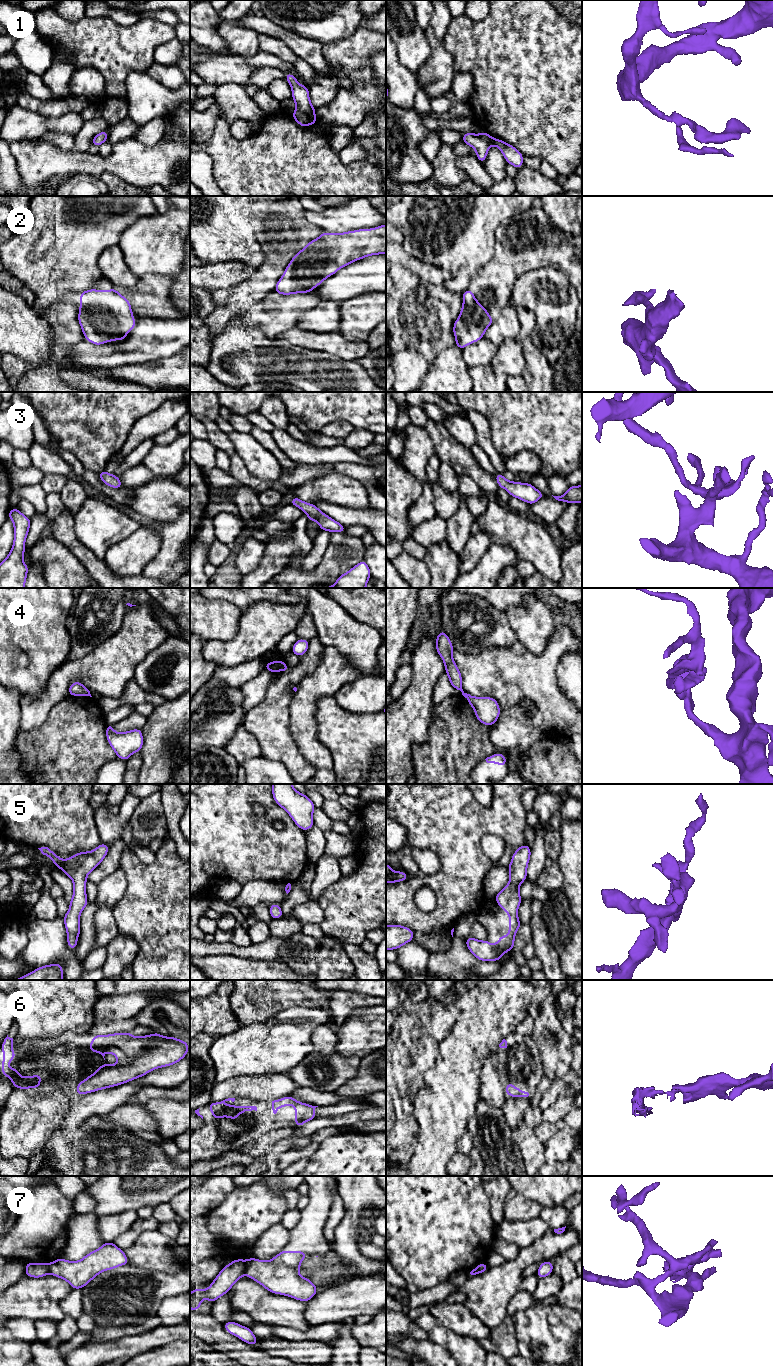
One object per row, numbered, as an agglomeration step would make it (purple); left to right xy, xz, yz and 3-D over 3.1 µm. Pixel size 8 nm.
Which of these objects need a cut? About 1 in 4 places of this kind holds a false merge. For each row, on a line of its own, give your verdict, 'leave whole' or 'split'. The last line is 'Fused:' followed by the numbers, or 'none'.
1: leave whole
2: leave whole
3: leave whole
4: split
5: leave whole
6: leave whole
7: split
Fused: 4, 7

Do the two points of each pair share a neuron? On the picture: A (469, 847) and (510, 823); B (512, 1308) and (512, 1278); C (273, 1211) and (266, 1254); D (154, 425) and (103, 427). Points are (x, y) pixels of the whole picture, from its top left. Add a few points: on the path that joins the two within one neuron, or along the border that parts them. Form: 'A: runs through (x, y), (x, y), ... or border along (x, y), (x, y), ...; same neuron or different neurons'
A: runs through (475, 835), (487, 823), (498, 823); same neuron
B: border along (518, 1290), (510, 1300), (507, 1316), (503, 1320); different neurons
C: border along (280, 1222), (268, 1228), (254, 1245); different neurons
D: border along (148, 413), (134, 423), (121, 447); different neurons

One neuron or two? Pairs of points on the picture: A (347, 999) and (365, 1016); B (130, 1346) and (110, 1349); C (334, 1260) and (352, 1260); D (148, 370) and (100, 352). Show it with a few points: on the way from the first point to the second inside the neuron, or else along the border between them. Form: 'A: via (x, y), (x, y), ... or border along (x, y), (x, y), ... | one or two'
A: border along (375, 1005), (356, 1008), (340, 1025) | two
B: via (125, 1348), (115, 1349) | one
C: border along (331, 1248), (346, 1262), (349, 1270), (364, 1273) | two
D: border along (157, 359), (124, 364), (111, 369) | two

